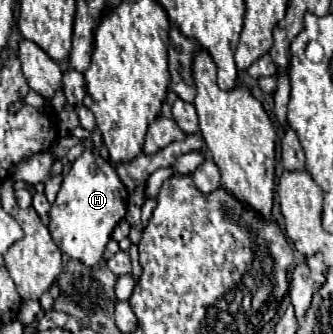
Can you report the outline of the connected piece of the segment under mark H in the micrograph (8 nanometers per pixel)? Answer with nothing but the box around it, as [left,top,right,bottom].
[49,151,127,265]

